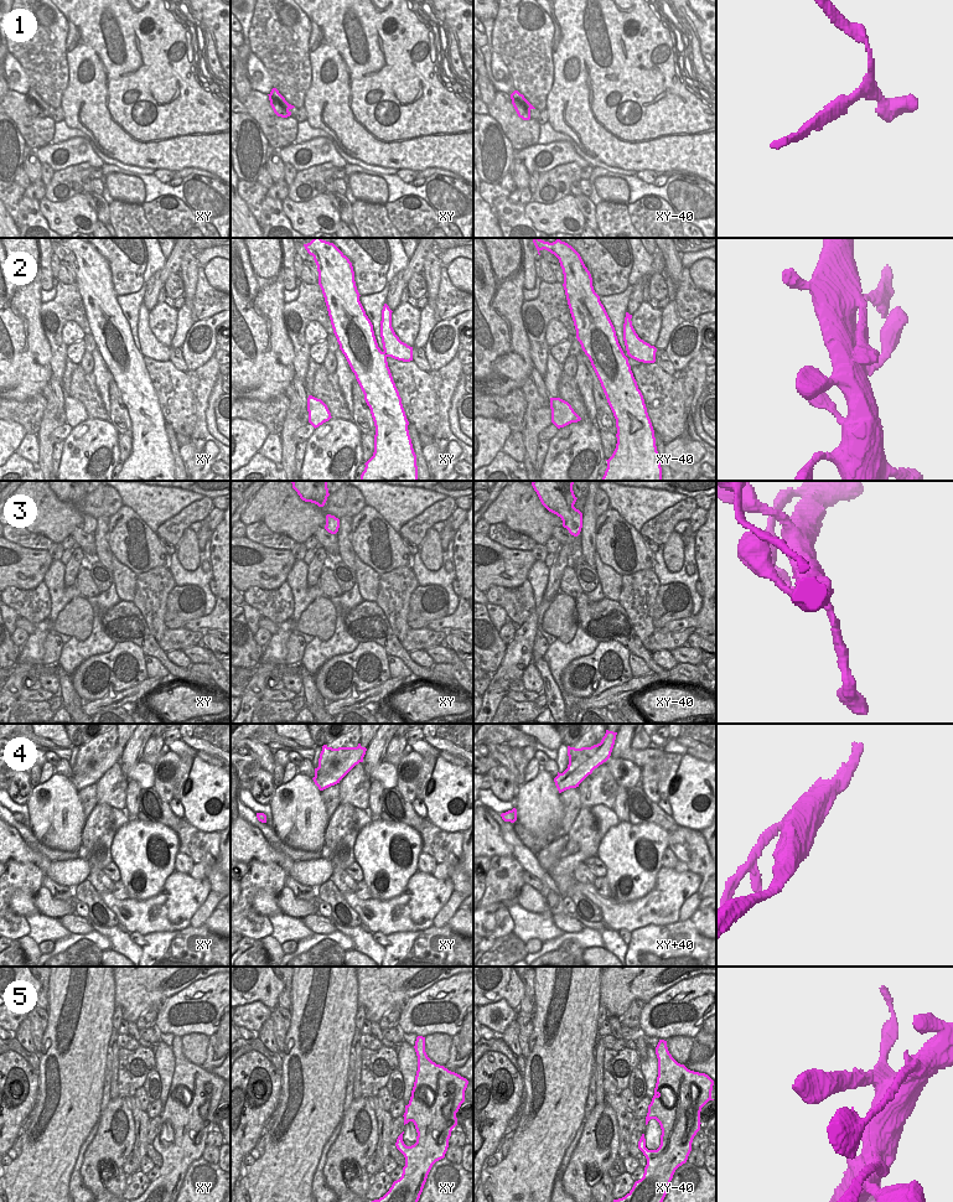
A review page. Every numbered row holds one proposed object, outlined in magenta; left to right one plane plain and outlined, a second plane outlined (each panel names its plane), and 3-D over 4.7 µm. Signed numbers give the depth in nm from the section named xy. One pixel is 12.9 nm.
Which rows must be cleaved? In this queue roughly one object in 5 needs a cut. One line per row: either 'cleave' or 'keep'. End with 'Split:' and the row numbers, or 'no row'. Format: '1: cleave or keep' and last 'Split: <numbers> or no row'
1: cleave
2: keep
3: keep
4: cleave
5: keep
Split: 1, 4

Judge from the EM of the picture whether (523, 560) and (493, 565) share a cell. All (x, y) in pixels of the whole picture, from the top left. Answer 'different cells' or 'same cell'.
same cell

